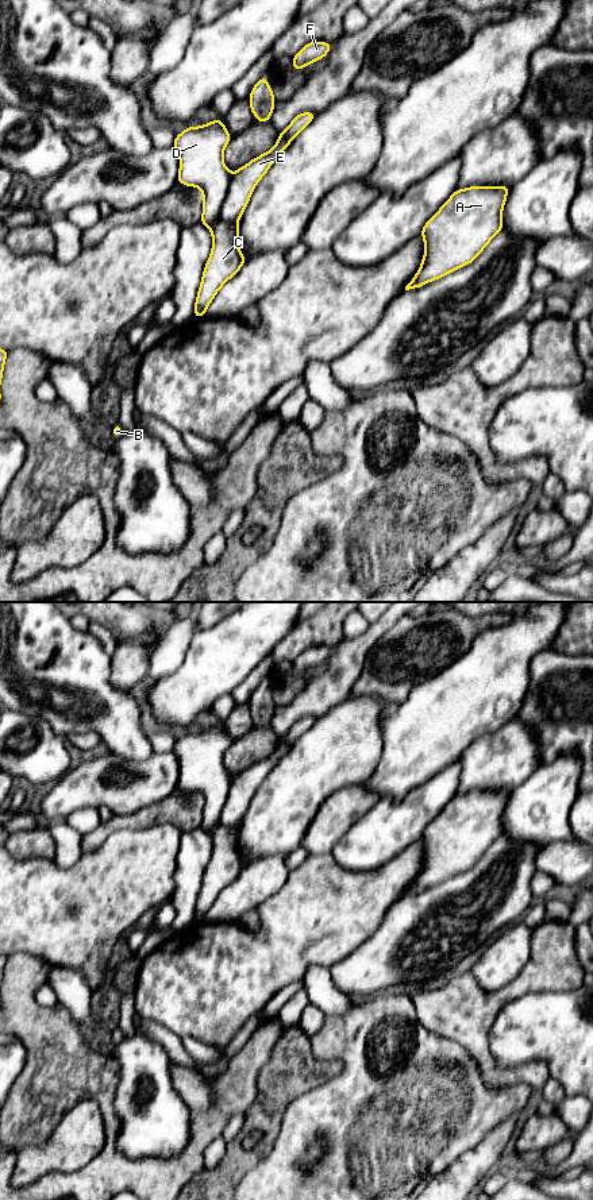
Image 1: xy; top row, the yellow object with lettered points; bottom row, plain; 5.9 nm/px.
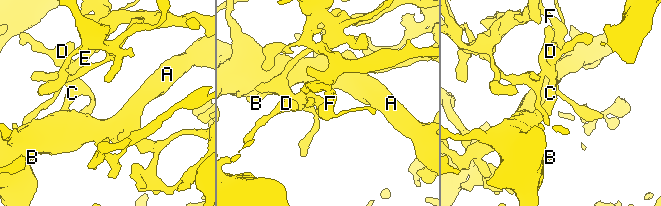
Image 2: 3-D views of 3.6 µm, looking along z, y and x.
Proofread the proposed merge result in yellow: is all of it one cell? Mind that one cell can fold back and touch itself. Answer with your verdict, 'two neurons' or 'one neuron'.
two neurons

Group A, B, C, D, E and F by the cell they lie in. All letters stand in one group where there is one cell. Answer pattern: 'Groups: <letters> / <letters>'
Groups: A B C D F / E

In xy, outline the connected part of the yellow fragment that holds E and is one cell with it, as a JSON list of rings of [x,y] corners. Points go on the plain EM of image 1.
[[[280,741],[270,756],[254,763],[232,779],[220,815],[220,822],[224,826],[238,826],[242,822],[254,792],[290,746],[292,744]]]

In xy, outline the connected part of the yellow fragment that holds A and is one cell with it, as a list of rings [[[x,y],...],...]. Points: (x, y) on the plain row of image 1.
[[[470,791],[455,795],[423,831],[426,857],[405,895],[471,868],[502,834],[502,811],[509,792]]]

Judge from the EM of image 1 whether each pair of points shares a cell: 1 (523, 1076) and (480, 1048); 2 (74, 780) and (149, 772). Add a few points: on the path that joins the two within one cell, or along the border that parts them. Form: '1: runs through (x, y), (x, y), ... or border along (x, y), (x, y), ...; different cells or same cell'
1: runs through (511, 1076), (500, 1076), (485, 1060); same cell
2: runs through (93, 784), (104, 788), (124, 788), (134, 784); same cell

